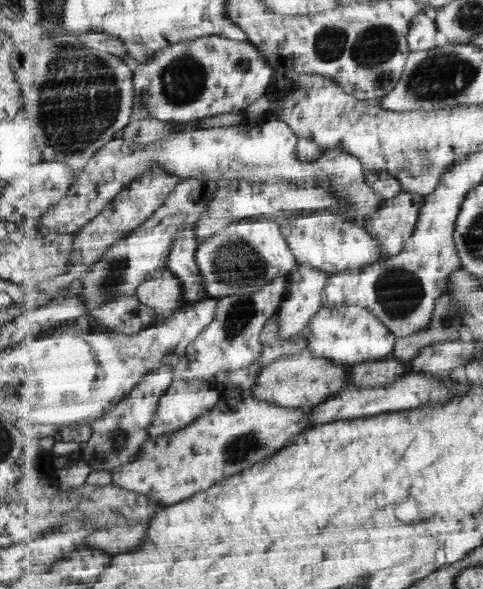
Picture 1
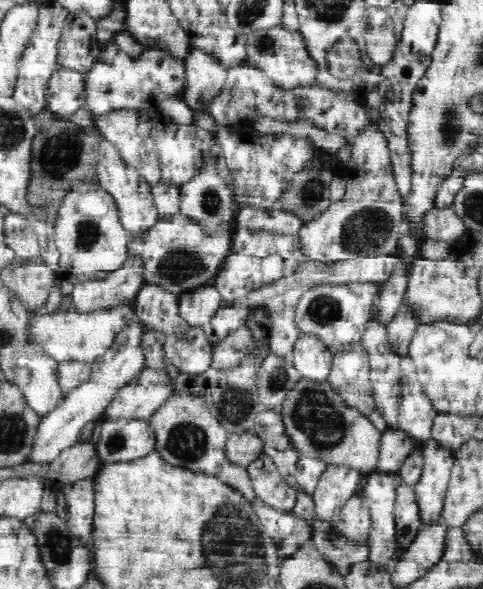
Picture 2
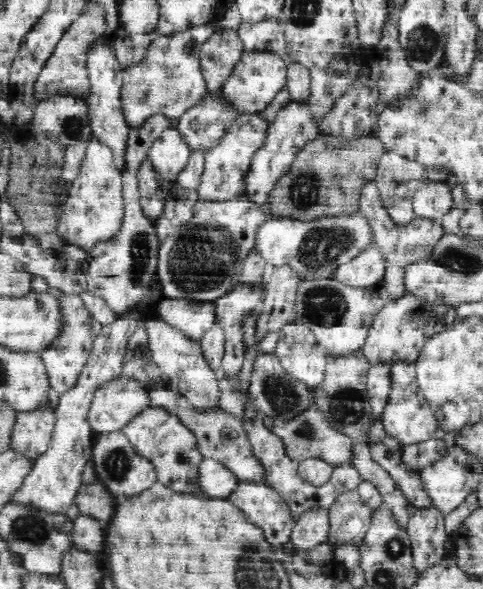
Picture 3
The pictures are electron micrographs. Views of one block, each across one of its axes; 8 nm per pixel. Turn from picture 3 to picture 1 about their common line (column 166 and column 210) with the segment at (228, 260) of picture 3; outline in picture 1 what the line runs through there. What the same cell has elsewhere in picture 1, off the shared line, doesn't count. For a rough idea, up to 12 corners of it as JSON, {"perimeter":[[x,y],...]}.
{"perimeter":[[235,221],[200,240],[213,299],[257,293],[298,264],[279,224]]}

